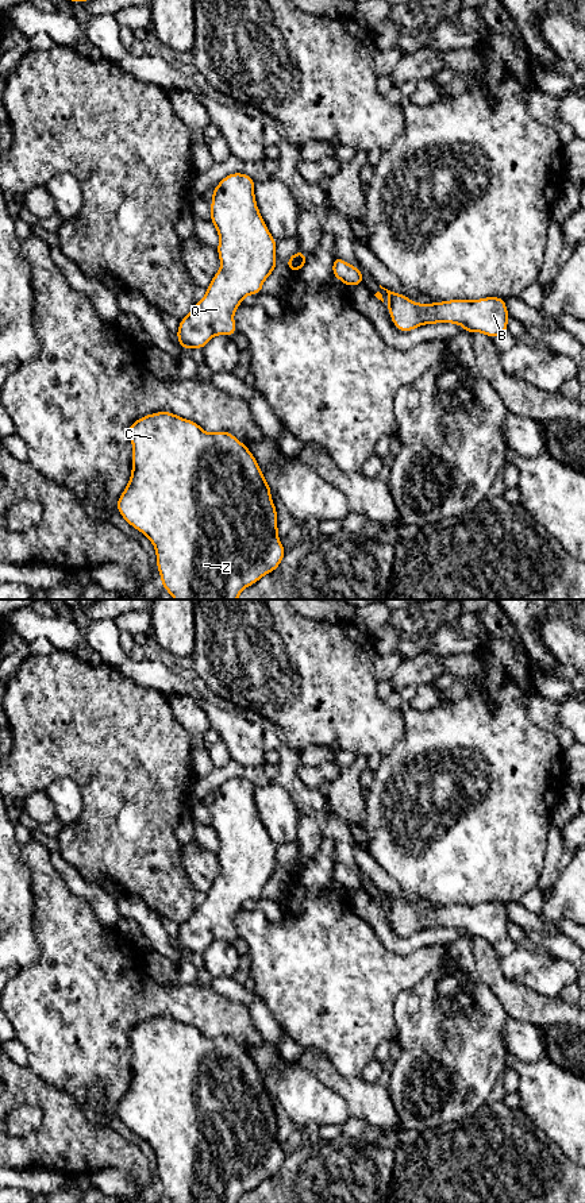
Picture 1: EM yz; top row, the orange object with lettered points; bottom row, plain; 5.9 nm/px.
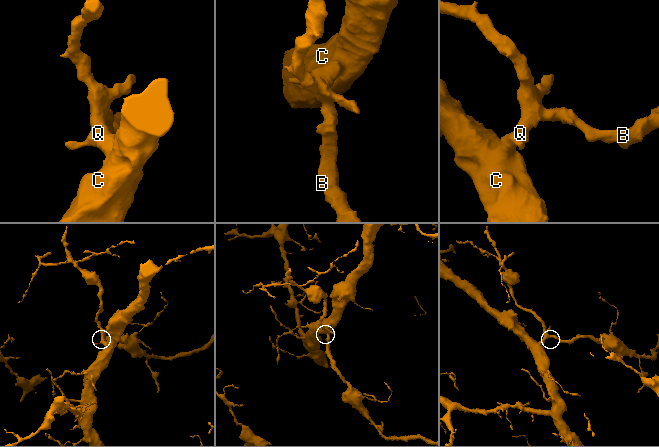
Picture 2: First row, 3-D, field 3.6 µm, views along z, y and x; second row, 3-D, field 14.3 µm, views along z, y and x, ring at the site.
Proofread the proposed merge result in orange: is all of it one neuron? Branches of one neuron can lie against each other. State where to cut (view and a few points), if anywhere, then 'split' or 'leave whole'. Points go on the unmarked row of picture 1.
no cut | leave whole

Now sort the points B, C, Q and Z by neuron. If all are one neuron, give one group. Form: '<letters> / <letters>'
B C Q Z

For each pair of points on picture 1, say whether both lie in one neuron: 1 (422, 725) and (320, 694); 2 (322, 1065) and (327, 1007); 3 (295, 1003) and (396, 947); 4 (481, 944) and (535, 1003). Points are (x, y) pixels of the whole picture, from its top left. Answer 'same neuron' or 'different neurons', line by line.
1: different neurons
2: different neurons
3: different neurons
4: same neuron

